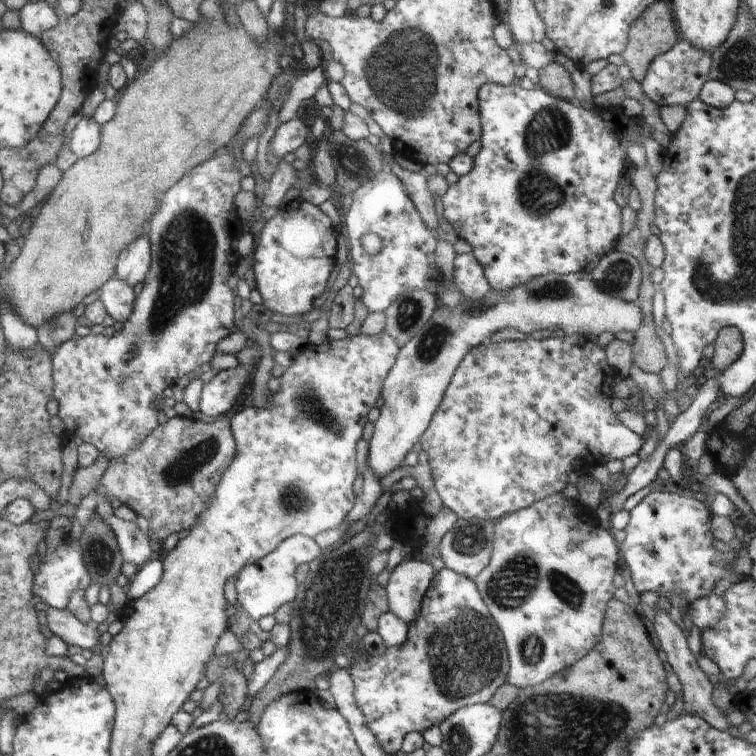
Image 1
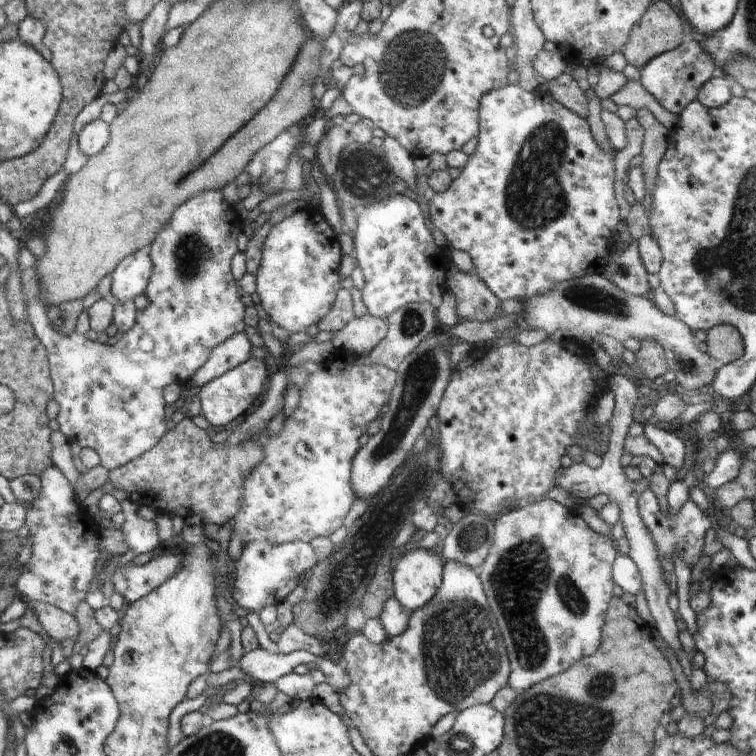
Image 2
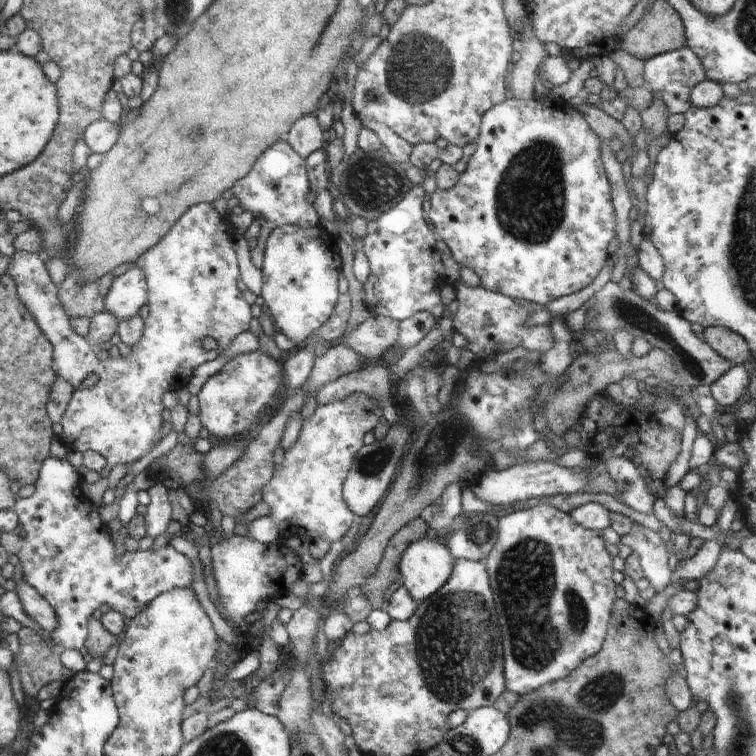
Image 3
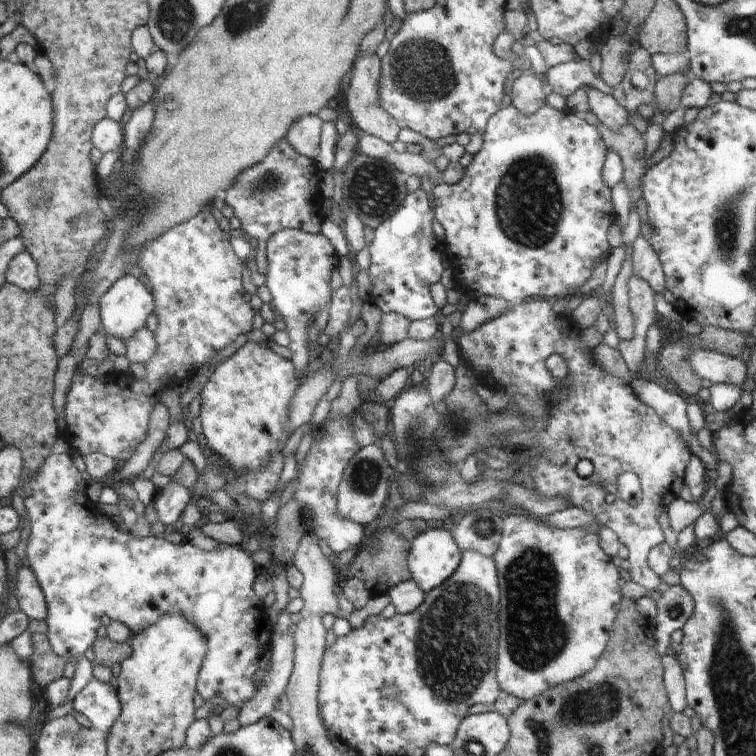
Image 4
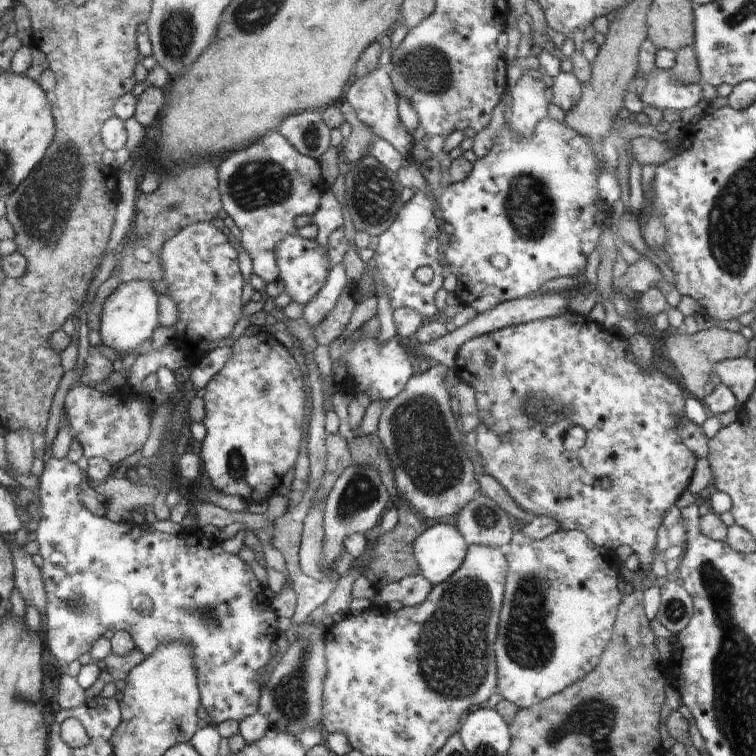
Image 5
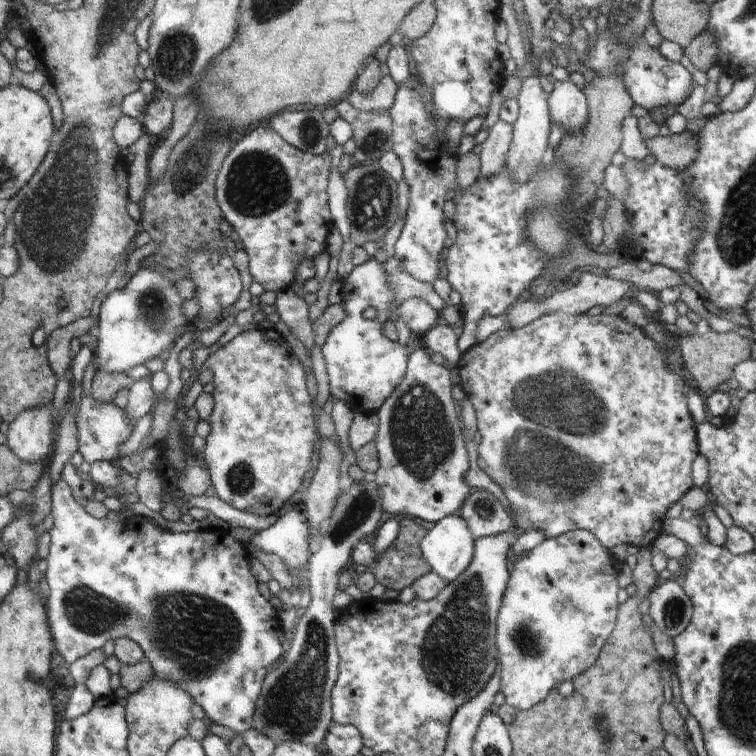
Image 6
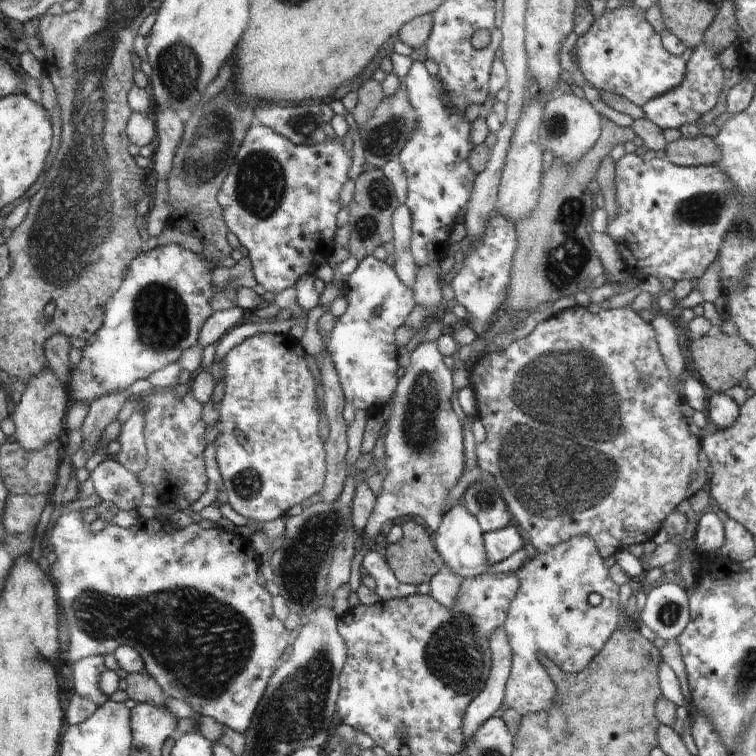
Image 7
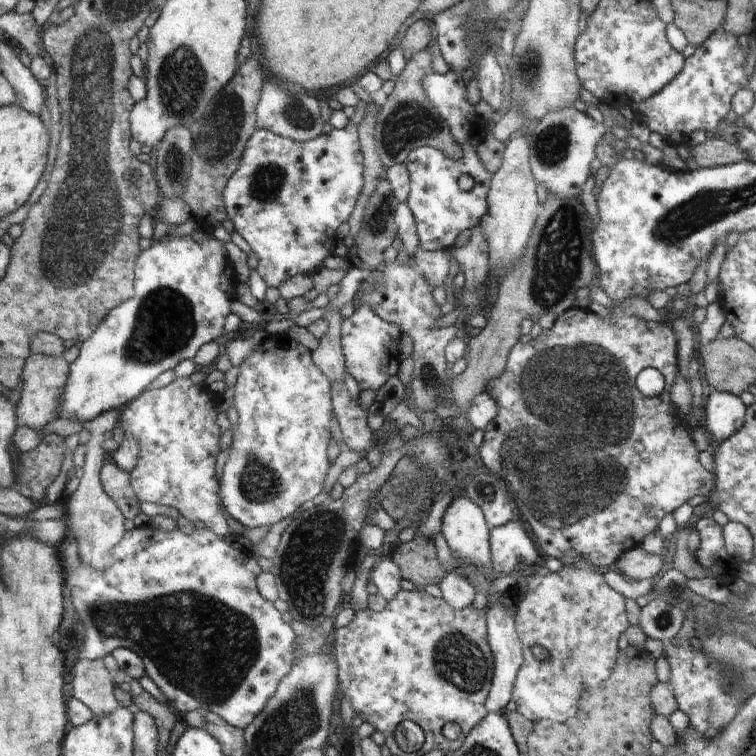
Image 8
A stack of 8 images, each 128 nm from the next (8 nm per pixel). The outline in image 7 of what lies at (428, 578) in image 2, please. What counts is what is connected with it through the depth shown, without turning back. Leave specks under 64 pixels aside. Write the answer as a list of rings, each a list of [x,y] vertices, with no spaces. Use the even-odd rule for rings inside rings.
[[[460,501],[456,502],[454,506],[444,514],[439,529],[433,532],[433,546],[438,556],[441,557],[444,566],[455,576],[461,577],[463,580],[483,574],[485,571],[498,576],[510,573],[515,574],[529,559],[526,556],[529,547],[523,547],[516,550],[516,553],[513,553],[502,563],[490,565],[487,562],[486,551],[484,551],[483,534],[484,532],[482,532],[482,528],[479,526],[478,520],[474,515],[470,515],[466,511],[466,508]]]

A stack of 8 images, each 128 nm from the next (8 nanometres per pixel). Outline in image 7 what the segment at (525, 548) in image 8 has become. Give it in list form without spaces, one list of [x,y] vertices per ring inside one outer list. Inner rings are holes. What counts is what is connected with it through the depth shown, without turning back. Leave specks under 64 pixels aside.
[[[515,526],[483,534],[484,551],[487,554],[487,562],[490,565],[502,563],[516,550],[526,547]]]

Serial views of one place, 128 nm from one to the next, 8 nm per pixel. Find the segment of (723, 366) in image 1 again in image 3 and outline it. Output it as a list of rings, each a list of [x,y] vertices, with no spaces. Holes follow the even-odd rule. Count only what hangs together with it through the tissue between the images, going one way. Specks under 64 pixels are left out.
[[[705,327],[700,336],[733,366],[752,360],[747,340],[736,334],[736,331],[724,327]]]

